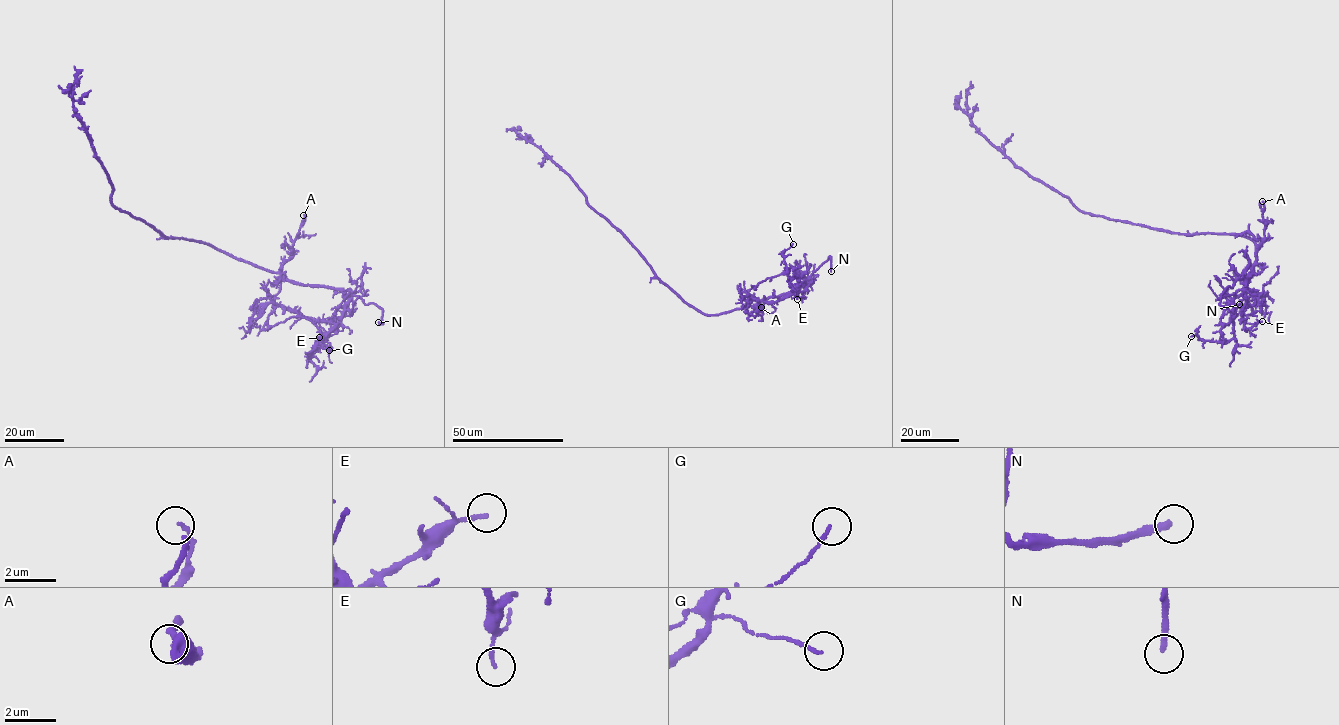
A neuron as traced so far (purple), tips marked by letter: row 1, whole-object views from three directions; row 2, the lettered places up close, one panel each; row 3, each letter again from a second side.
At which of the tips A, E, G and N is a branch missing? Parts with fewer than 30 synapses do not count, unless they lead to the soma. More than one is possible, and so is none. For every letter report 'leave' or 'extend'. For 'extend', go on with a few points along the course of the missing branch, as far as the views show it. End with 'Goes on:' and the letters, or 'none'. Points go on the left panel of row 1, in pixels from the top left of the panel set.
A: leave
E: leave
G: leave
N: extend; course (378, 322), (359, 313), (345, 311), (325, 297), (322, 298)
Goes on: N

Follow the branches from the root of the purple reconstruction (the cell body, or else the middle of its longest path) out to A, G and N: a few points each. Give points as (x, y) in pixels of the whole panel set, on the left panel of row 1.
A: (188, 240), (212, 245), (216, 249), (277, 272), (292, 255), (293, 241), (304, 221), (303, 215)
G: (188, 240), (300, 283), (337, 288), (348, 303), (340, 321), (316, 341), (309, 355), (317, 346), (329, 350)
N: (188, 240), (212, 245), (300, 283), (357, 295), (366, 305), (374, 303), (382, 309), (383, 323), (378, 322)

